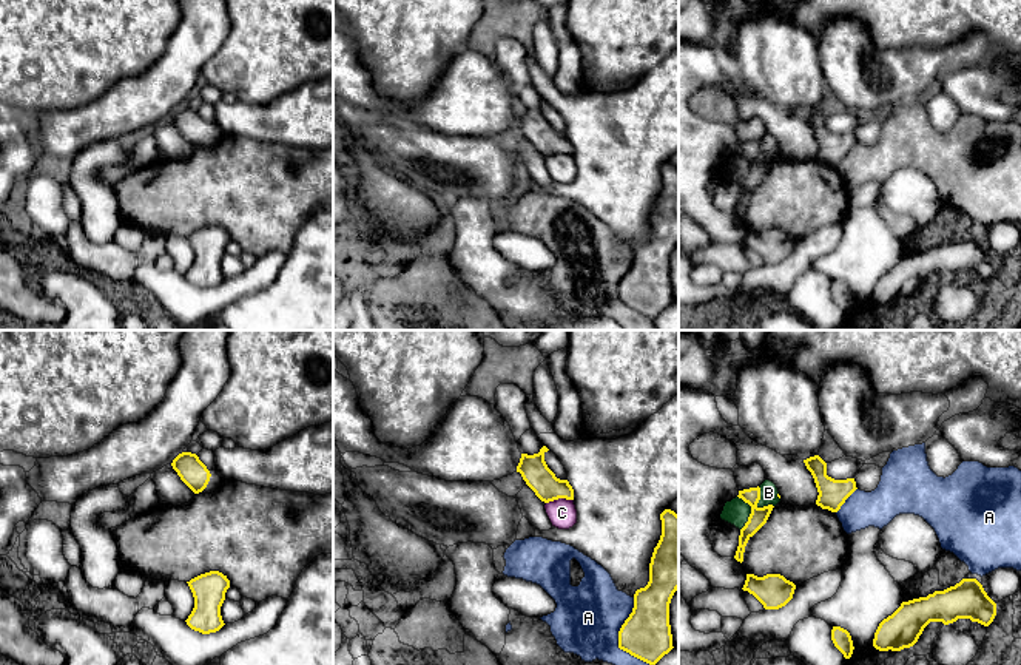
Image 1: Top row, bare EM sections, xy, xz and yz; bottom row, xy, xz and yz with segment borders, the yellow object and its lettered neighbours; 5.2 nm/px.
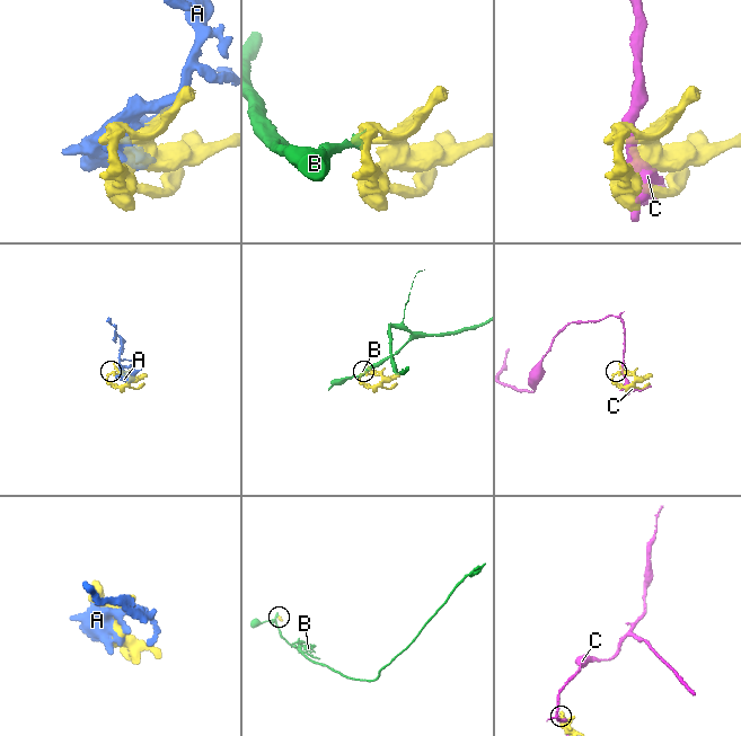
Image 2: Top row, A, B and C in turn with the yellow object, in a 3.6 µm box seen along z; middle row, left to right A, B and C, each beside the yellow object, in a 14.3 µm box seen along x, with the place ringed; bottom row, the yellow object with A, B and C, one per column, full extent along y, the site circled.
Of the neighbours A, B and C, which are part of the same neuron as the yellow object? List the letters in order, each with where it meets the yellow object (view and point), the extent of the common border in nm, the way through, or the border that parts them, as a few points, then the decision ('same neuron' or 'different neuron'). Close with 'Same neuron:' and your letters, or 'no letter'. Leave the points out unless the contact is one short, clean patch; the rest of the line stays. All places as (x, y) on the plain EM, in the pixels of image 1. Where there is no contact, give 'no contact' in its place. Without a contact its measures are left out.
A: xz (619, 293) | 380 nm | same neuron
B: yz (758, 156) | 140 nm | along yz (758, 141), (758, 159), (773, 161) | different neuron
C: xz (559, 151) | 150 nm | different neuron
Same neuron: A

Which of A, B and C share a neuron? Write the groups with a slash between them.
A / B / C

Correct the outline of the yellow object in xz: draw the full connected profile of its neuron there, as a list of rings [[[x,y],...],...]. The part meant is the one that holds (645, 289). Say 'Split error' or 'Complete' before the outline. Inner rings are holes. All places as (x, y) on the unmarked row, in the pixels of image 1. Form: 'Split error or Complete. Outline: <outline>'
Complete. Outline: [[[665,164],[660,168],[662,190],[649,218],[649,236],[634,248],[634,262],[618,285],[618,302],[631,310],[655,319],[672,301],[669,258],[679,244],[679,170]]]

